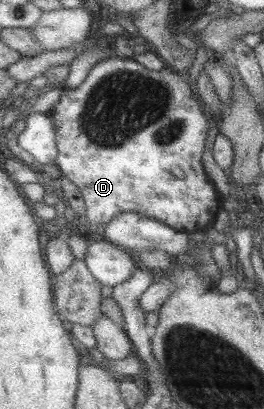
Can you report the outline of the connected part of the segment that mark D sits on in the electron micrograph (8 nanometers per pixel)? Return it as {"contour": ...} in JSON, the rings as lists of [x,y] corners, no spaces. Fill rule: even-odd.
{"contour":[[[114,55],[112,58],[109,57],[96,63],[79,87],[65,87],[59,103],[57,103],[49,115],[55,120],[55,128],[59,129],[59,157],[56,164],[65,177],[77,186],[86,205],[85,219],[79,224],[83,230],[102,232],[115,216],[130,211],[144,213],[182,232],[204,233],[209,228],[209,223],[212,224],[210,227],[213,227],[215,216],[223,208],[222,204],[224,201],[222,201],[221,194],[216,189],[214,183],[205,173],[205,165],[203,165],[203,153],[205,153],[205,147],[207,147],[211,123],[209,123],[207,115],[203,113],[199,101],[193,96],[189,82],[177,71],[170,68],[155,71],[145,67],[139,61],[135,61],[132,57],[124,58]],[[173,169],[180,169],[184,173],[183,177],[179,177]]]}

